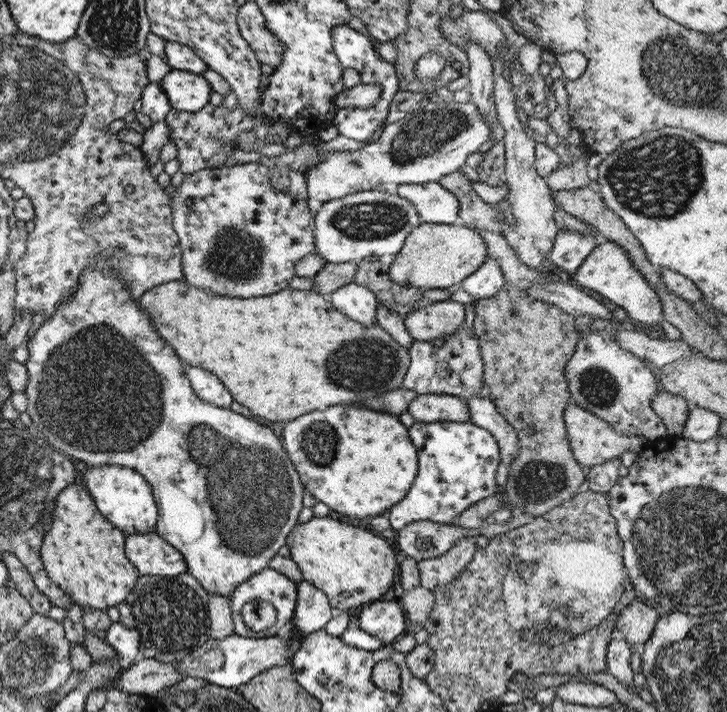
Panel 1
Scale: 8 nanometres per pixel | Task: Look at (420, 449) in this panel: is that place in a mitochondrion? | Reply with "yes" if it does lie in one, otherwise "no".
no

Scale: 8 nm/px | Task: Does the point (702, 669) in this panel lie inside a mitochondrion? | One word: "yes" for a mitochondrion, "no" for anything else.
yes

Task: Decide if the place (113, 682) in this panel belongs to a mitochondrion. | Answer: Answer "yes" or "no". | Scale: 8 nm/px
no

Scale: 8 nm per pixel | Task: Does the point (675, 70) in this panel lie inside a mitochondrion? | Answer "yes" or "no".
yes

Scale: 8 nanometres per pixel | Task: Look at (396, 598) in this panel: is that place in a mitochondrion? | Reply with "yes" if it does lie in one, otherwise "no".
no

